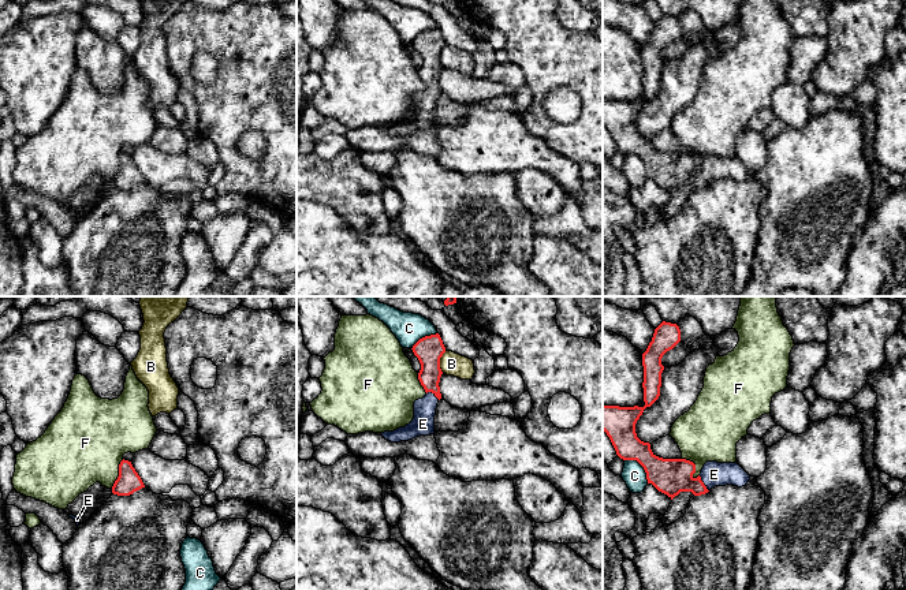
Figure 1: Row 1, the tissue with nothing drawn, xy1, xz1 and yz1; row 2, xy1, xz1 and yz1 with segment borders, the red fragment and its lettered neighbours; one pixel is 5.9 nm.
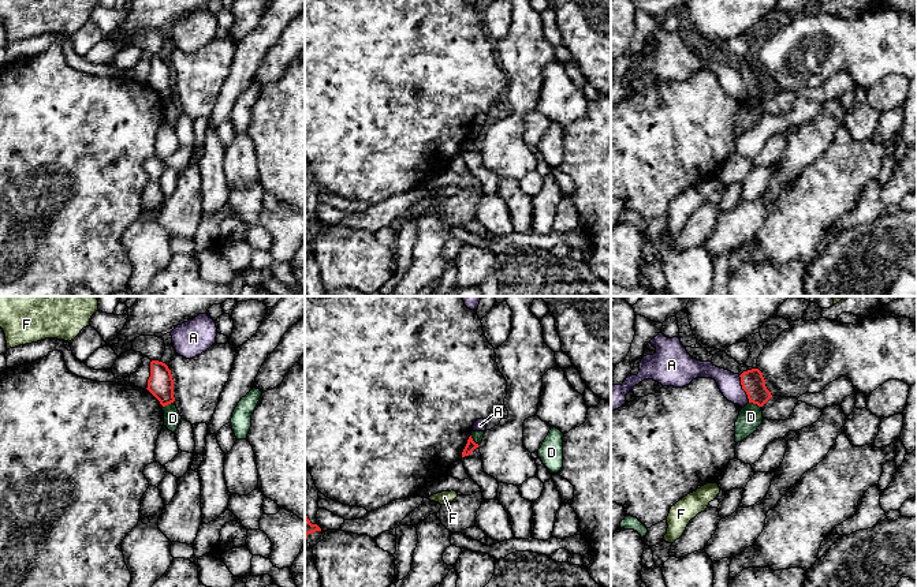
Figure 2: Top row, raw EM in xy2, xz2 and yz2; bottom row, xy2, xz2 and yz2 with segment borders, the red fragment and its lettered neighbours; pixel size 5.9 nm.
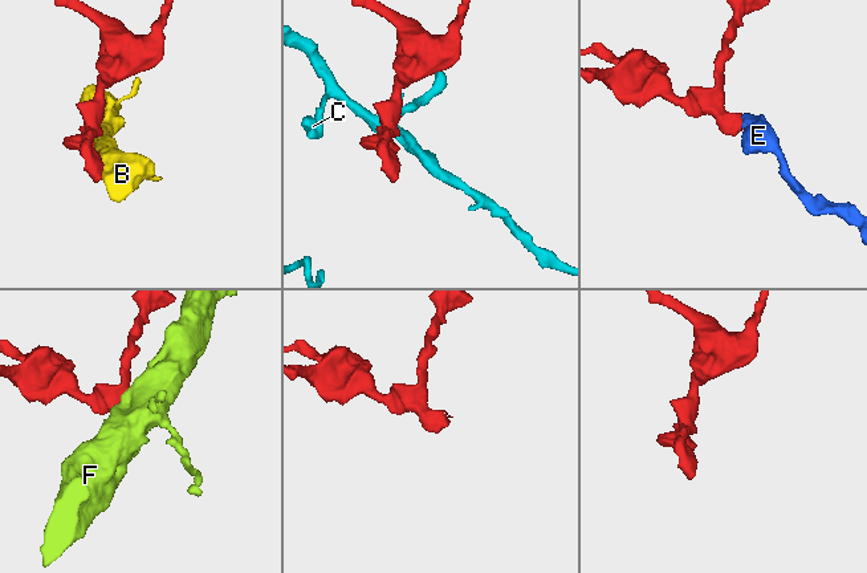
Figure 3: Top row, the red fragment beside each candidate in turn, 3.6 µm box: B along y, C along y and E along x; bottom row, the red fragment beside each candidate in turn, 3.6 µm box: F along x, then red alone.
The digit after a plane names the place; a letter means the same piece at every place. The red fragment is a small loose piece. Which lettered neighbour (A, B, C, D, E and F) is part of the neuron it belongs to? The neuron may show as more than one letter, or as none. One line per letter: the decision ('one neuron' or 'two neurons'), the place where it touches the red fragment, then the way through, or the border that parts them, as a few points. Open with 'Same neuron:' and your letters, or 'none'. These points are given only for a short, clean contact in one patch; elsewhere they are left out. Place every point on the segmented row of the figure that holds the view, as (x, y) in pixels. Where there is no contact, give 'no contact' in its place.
Same neuron: E
A: two neurons | yz2 (742, 388) | along yz2 (738, 376), (741, 388), (749, 402)
B: two neurons | xz1 (439, 362)
C: two neurons | yz1 (641, 465) | along yz1 (625, 459), (634, 459), (642, 467), (648, 482)
D: two neurons | yz2 (755, 403) | along yz2 (749, 402), (760, 407)
E: one neuron | yz1 (703, 484) | across yz1 (671, 477), (688, 484), (703, 484), (714, 474)
F: two neurons | yz1 (694, 466)

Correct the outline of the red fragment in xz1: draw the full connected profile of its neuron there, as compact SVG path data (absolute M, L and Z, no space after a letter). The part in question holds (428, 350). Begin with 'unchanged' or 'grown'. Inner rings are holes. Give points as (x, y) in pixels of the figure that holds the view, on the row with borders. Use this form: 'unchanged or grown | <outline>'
grown | M436 333L420 339L411 350L421 363L418 380L426 395L414 402L414 418L409 425L394 432L381 433L381 436L391 442L409 441L420 436L435 433L435 415L437 403L441 399L439 387L443 374L440 358L445 352L445 347L440 335Z

